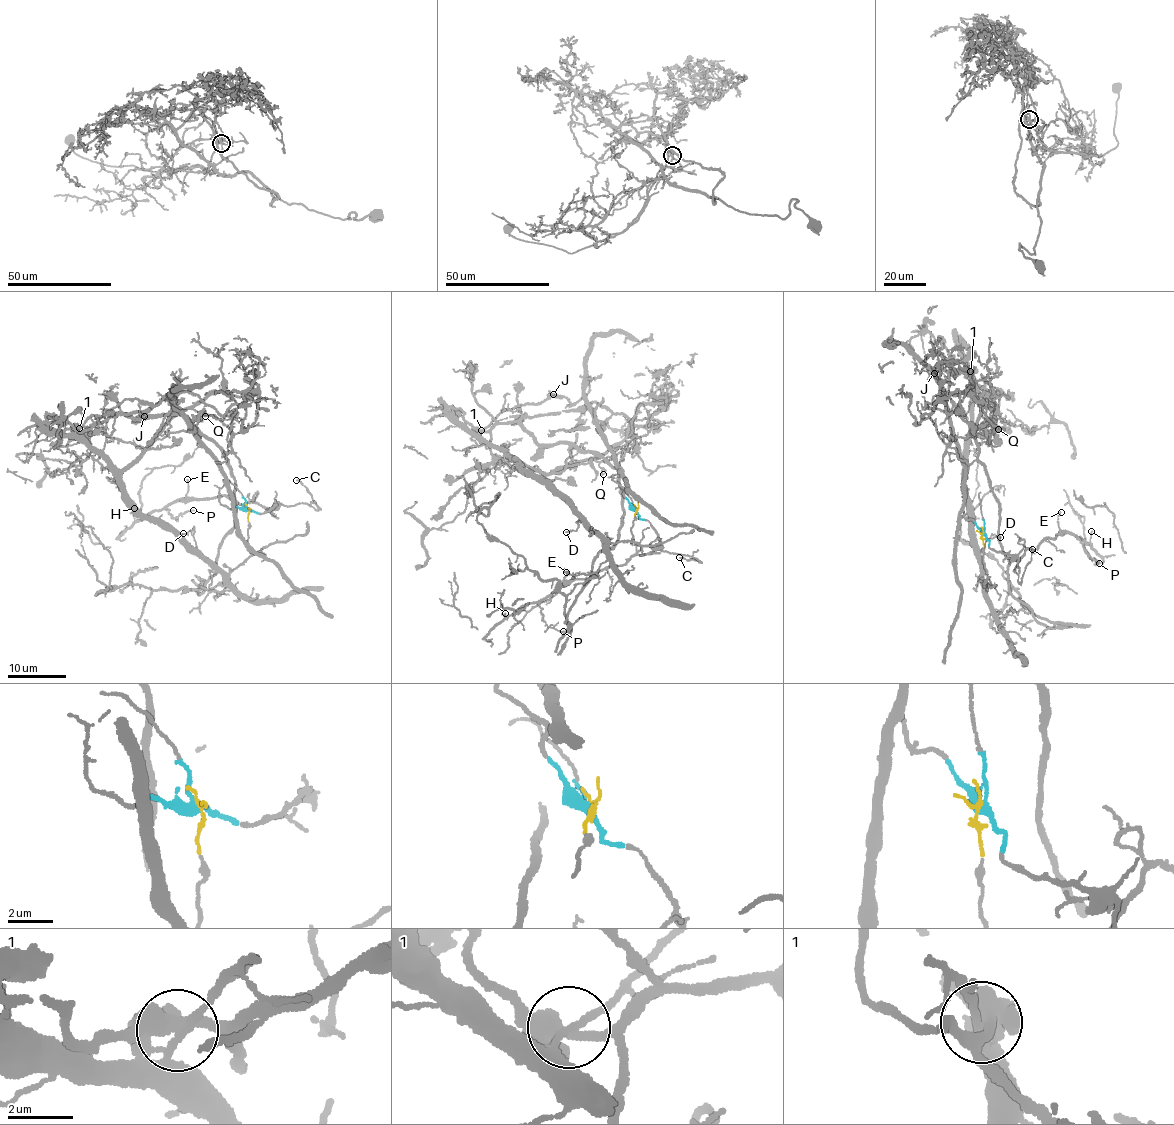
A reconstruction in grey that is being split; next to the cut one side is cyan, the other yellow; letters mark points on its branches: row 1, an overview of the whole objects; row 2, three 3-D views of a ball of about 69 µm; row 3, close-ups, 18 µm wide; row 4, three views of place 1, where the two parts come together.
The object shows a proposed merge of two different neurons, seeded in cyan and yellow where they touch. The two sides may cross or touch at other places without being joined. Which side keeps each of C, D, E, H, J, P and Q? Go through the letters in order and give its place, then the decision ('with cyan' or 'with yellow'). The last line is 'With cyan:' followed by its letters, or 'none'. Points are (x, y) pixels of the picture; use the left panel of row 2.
C: place (296, 480); with cyan
D: place (183, 533); with yellow
E: place (187, 479); with cyan
H: place (134, 508); with cyan
J: place (144, 416); with yellow
P: place (193, 510); with cyan
Q: place (205, 416); with yellow
With cyan: C, E, H, P

